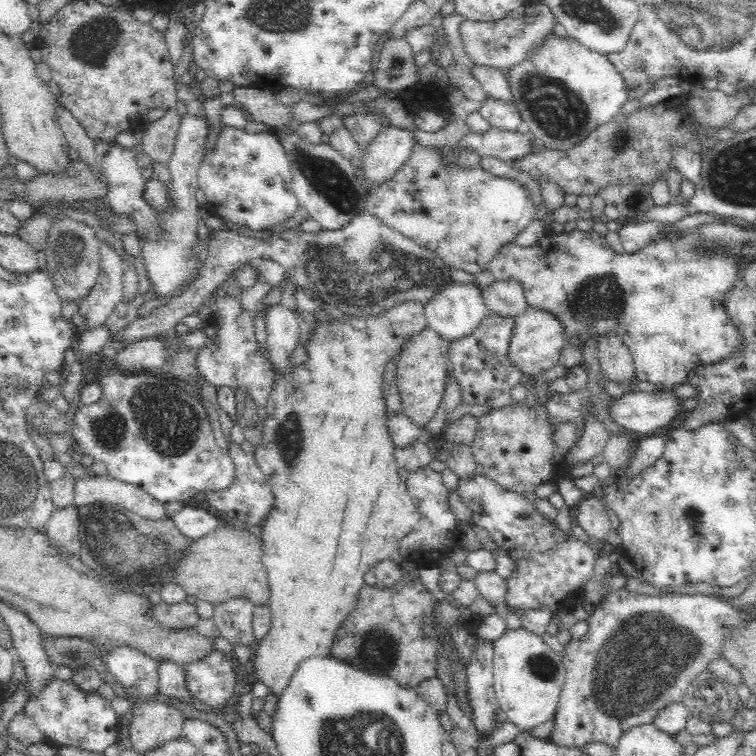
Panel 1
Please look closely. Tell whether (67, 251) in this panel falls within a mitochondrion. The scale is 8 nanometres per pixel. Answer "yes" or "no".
yes

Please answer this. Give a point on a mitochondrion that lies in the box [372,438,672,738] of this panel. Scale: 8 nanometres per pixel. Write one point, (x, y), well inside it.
(543, 667)

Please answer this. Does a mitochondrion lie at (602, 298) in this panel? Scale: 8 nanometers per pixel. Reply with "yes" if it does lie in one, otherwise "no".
yes

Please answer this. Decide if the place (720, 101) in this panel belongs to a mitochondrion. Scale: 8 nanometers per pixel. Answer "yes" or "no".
no

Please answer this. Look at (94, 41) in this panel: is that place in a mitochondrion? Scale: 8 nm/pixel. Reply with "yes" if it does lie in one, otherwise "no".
yes

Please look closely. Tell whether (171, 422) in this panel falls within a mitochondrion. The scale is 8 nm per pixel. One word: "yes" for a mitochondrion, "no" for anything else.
yes

